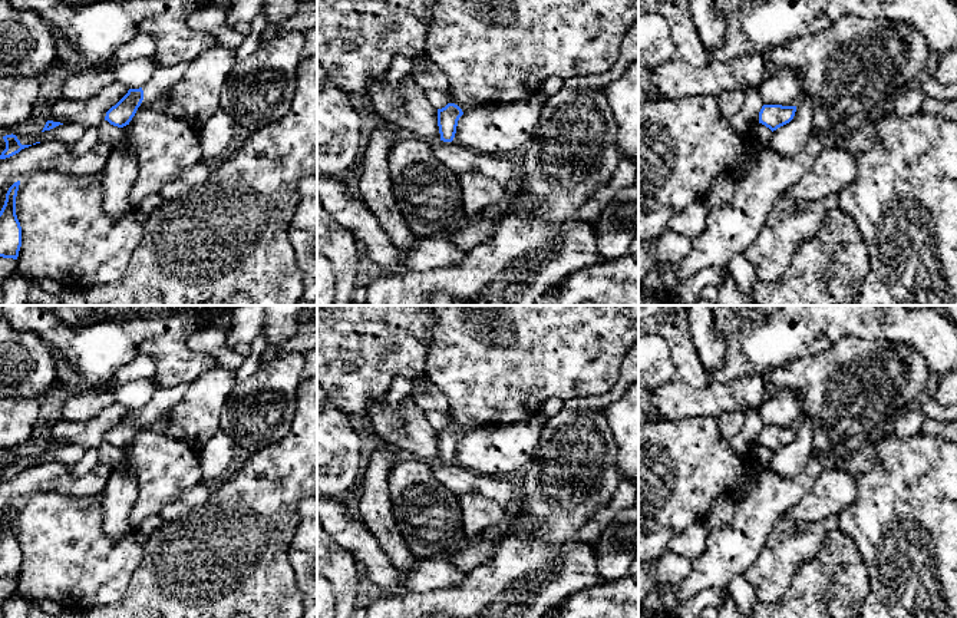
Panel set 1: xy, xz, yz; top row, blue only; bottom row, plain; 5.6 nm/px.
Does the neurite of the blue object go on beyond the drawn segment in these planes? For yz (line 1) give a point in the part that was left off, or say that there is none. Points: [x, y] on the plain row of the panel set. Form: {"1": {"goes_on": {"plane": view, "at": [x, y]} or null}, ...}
{"1": {"goes_on": null}}

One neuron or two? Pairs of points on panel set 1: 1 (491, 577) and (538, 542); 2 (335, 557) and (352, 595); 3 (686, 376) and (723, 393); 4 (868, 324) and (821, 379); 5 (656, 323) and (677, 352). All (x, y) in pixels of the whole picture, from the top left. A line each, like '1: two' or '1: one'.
1: one
2: one
3: two
4: two
5: one

